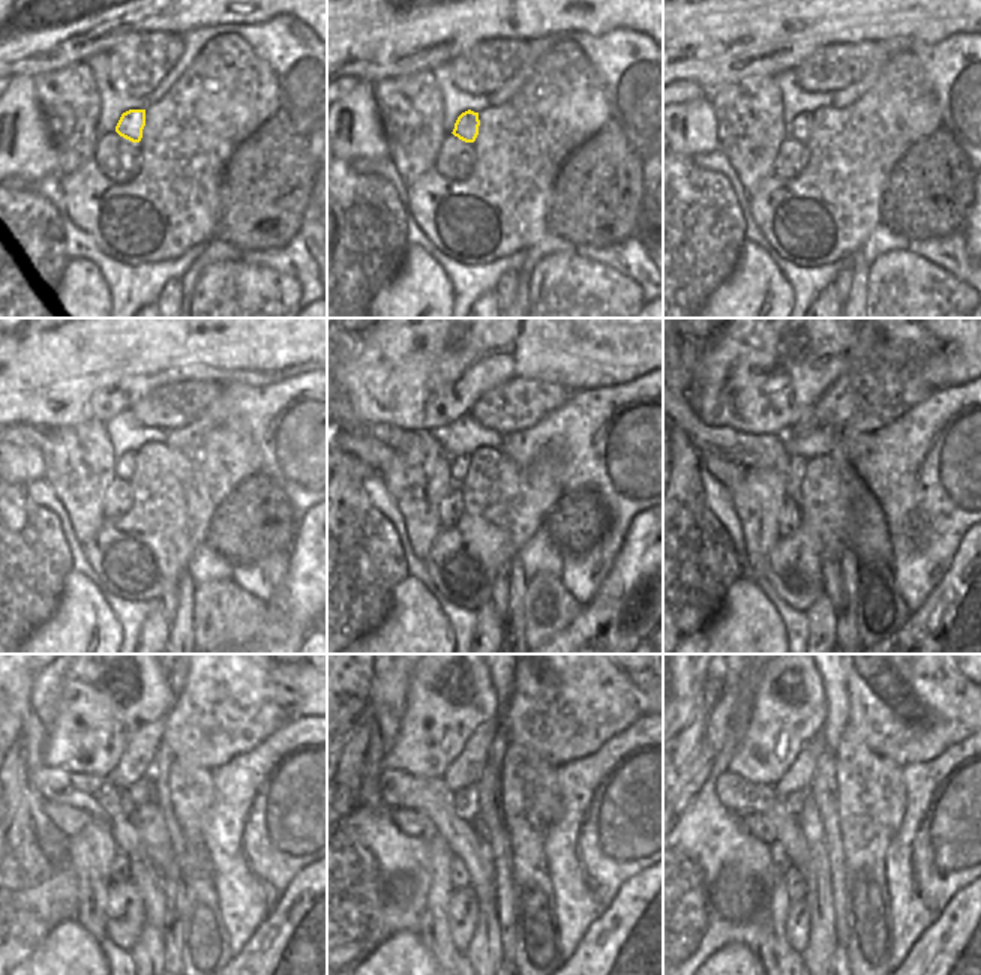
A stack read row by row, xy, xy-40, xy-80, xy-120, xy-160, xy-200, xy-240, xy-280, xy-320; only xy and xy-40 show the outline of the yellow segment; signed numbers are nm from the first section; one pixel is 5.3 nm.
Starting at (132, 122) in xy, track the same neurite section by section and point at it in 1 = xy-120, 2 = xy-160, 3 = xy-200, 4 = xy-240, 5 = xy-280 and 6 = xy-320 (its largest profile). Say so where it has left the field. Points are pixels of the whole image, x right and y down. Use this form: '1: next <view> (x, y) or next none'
1: next xy-120 (125, 464)
2: next xy-160 (461, 464)
3: next xy-200 (797, 462)
4: next xy-240 (128, 807)
5: next xy-280 (461, 797)
6: next xy-320 (795, 801)

